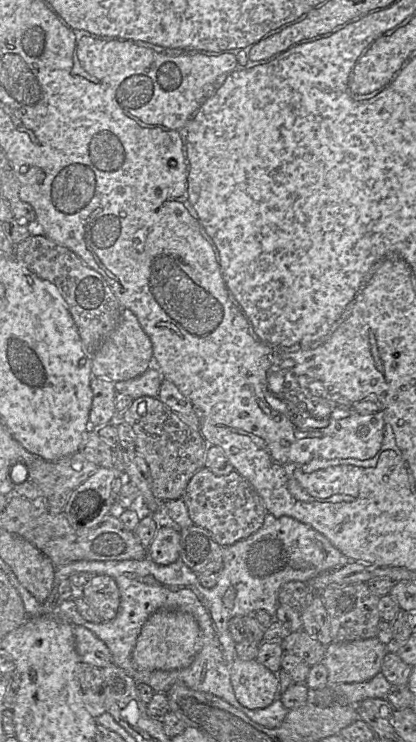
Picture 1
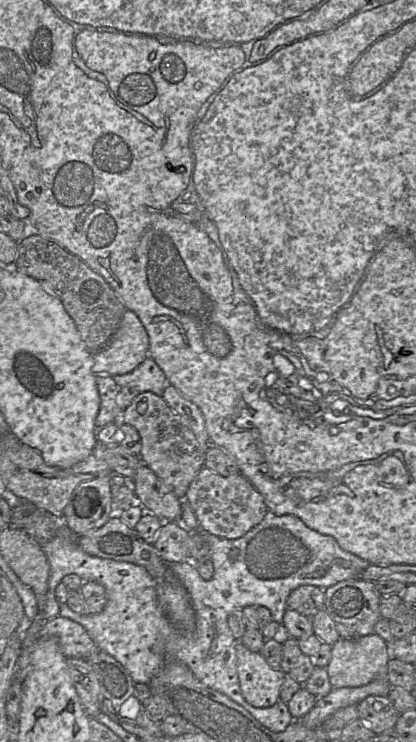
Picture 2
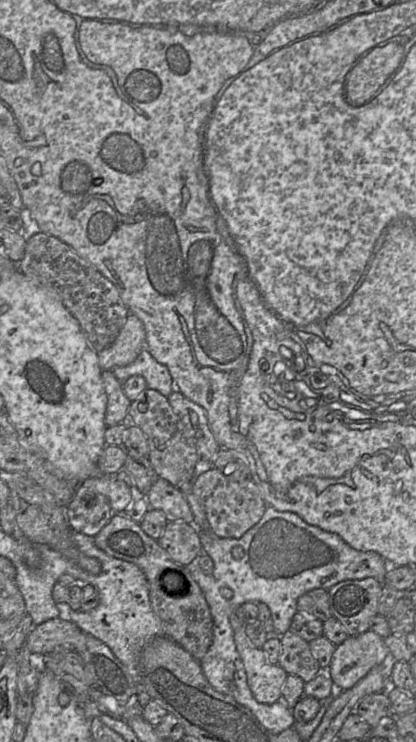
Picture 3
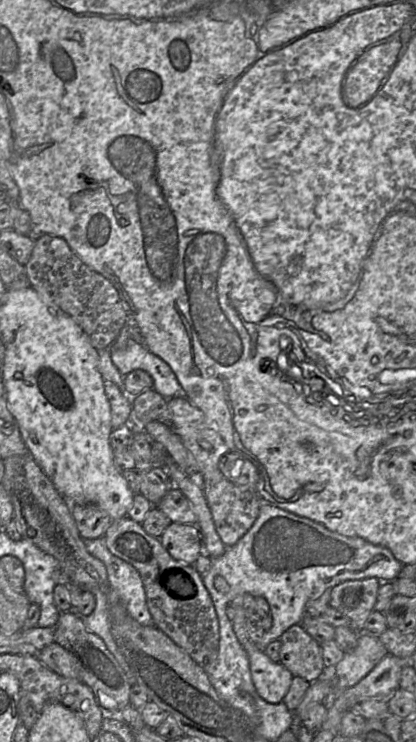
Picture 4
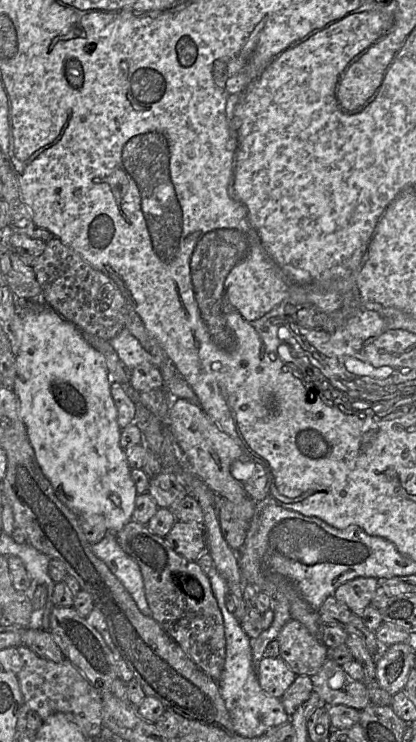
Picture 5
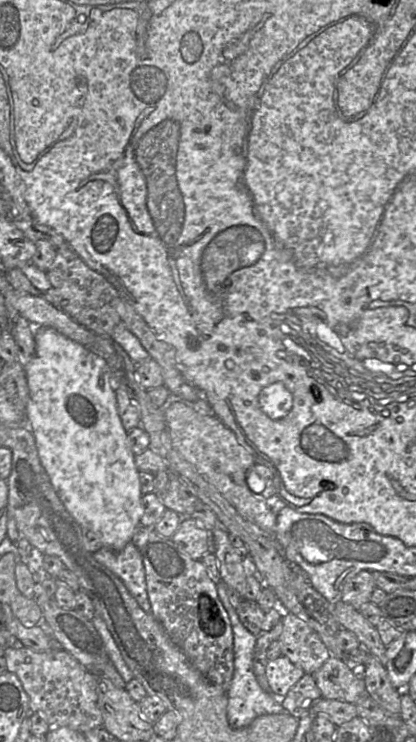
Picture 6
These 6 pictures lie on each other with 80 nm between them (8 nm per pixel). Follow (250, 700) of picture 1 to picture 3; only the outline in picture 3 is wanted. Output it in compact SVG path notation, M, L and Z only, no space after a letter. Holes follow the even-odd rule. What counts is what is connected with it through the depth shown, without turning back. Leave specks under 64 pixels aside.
M246 624L234 632L237 651L243 661L248 686L254 698L264 704L282 700L282 689L288 673L278 664L271 664L262 648L255 647L246 634Z

